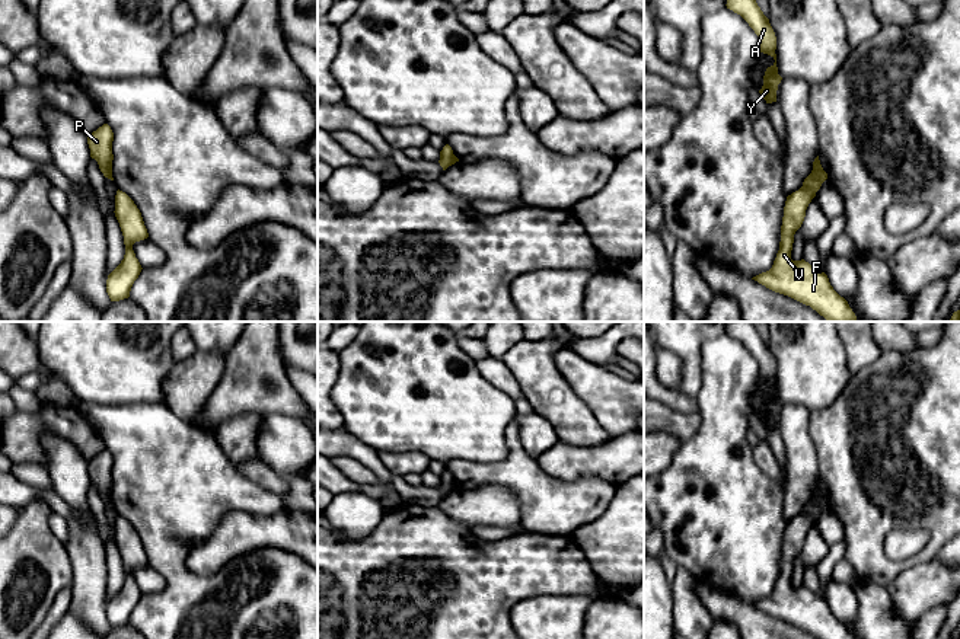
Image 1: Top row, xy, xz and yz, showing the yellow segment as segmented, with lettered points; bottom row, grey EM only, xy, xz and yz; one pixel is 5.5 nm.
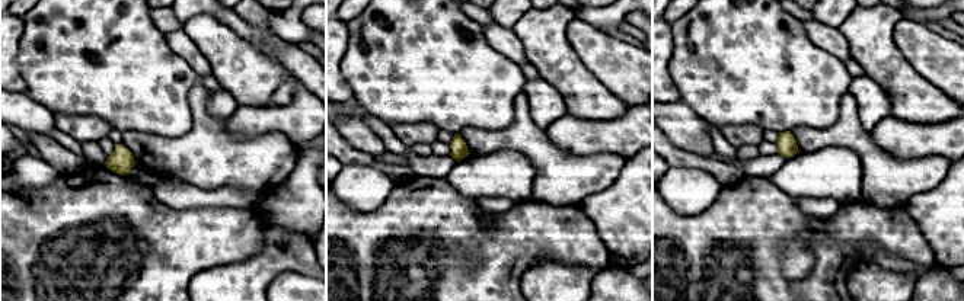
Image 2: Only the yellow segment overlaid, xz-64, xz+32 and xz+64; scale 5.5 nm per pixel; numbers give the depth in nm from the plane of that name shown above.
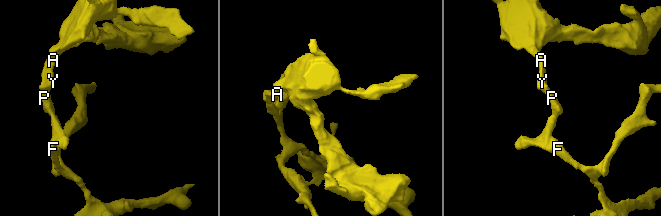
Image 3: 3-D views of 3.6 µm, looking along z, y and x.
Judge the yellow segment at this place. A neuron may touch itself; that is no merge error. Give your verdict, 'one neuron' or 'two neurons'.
two neurons

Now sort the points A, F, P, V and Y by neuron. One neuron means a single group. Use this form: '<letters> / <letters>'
A P Y / F V

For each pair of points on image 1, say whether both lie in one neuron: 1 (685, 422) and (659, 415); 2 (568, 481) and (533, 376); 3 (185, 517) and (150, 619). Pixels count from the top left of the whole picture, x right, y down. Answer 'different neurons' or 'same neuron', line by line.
1: same neuron
2: same neuron
3: same neuron

